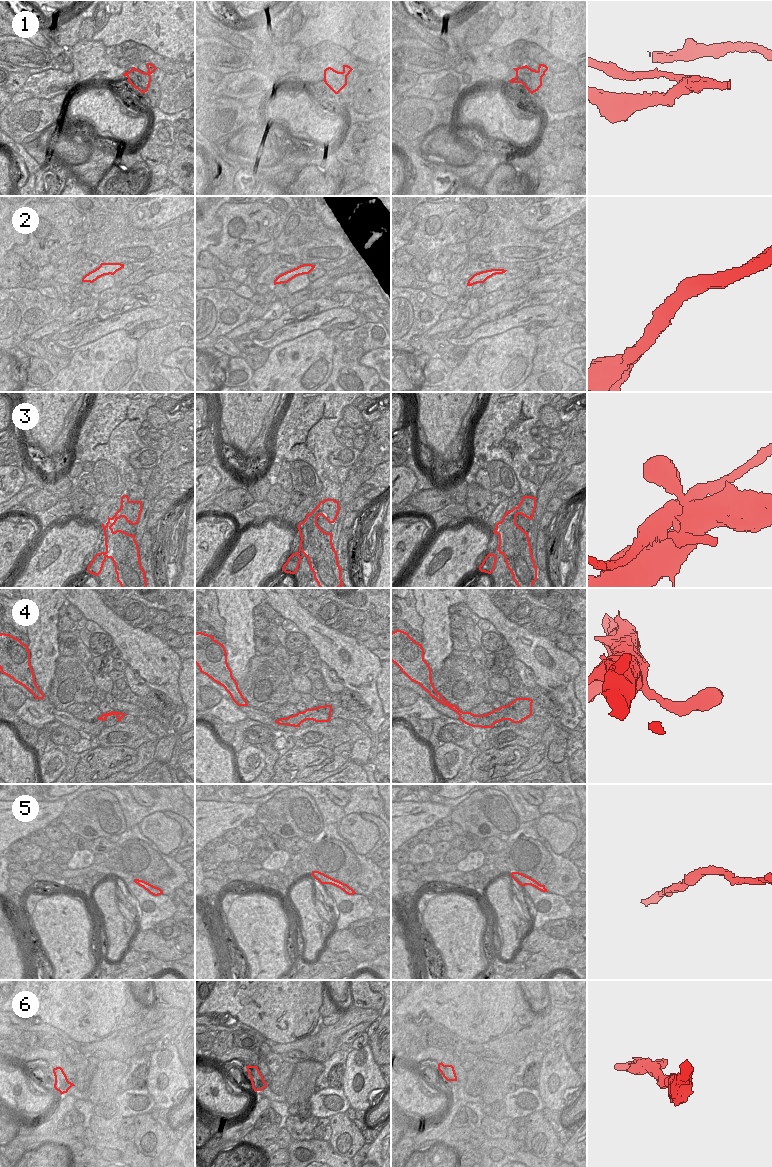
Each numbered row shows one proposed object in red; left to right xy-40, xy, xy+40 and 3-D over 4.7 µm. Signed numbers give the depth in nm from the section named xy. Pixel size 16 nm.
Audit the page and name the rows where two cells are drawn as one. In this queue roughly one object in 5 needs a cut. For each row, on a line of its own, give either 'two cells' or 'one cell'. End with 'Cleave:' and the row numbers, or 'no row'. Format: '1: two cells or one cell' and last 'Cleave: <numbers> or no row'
1: two cells
2: one cell
3: two cells
4: one cell
5: one cell
6: one cell
Cleave: 1, 3

